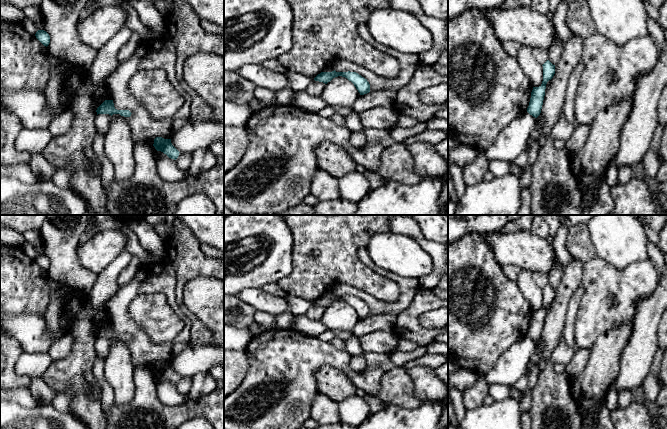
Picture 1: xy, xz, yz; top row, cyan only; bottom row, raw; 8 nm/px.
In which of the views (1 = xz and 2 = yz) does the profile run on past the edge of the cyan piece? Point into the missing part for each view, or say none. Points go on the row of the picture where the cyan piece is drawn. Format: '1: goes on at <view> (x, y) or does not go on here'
1: does not go on here
2: does not go on here

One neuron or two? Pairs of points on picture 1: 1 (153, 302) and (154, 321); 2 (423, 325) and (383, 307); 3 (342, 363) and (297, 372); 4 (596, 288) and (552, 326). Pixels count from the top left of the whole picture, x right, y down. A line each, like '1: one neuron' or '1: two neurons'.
1: one neuron
2: one neuron
3: one neuron
4: two neurons

